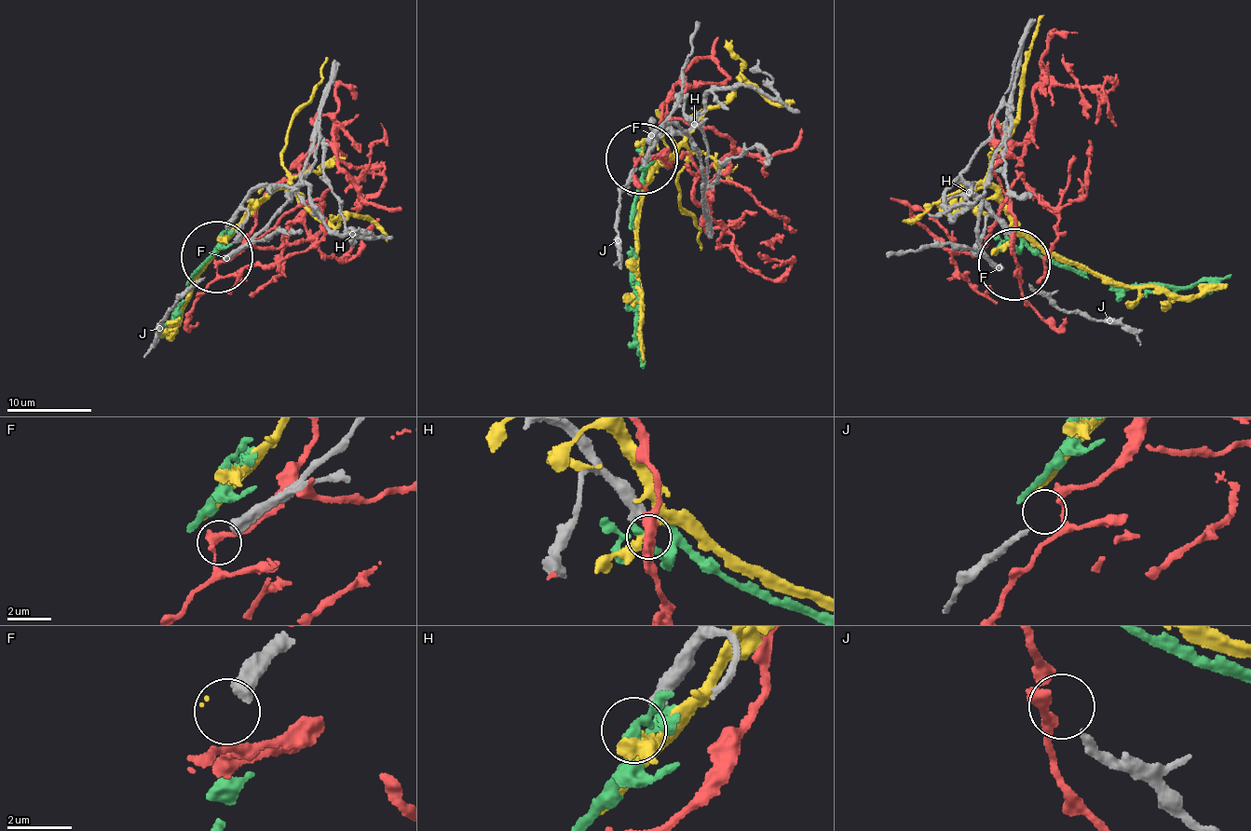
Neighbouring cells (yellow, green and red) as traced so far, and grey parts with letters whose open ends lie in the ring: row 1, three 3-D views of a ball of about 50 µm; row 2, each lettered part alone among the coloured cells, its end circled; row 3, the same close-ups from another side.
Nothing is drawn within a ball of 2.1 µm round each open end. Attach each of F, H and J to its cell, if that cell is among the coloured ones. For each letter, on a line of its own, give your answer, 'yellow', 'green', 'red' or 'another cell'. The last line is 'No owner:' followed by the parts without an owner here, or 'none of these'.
F: another cell
H: another cell
J: red
No owner: F, H

